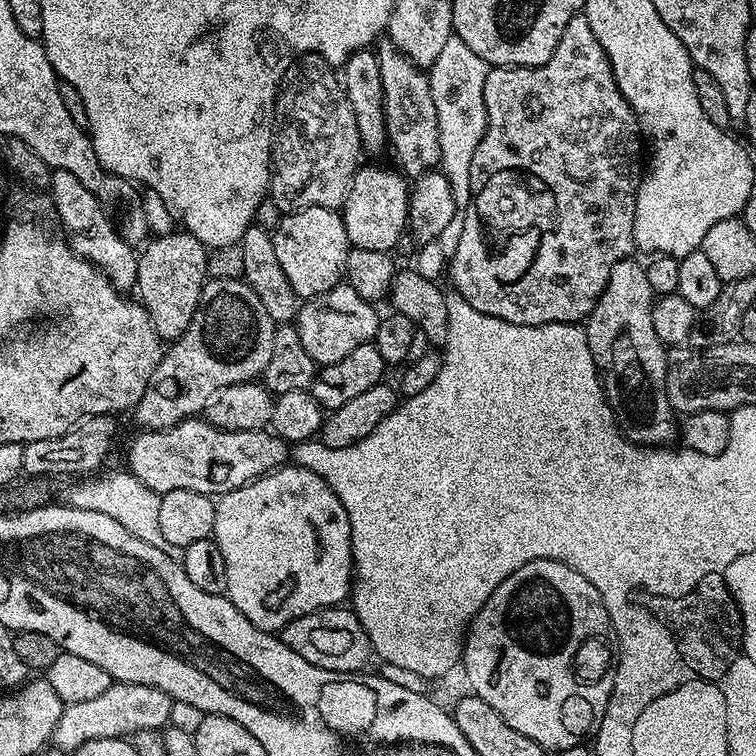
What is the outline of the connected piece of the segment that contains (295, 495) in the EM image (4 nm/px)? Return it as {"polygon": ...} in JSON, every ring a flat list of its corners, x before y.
{"polygon":[[277,468,223,493,216,500,211,539,216,541,226,564,224,592,228,601,264,632,279,633,296,616,340,606,349,599,354,579,350,518,334,490,309,468]]}

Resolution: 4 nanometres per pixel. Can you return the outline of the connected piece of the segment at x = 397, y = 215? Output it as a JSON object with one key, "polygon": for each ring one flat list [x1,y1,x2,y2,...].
{"polygon":[[367,166,357,168,342,209,349,245,391,253,400,235,408,228,409,191,409,181,399,171]]}

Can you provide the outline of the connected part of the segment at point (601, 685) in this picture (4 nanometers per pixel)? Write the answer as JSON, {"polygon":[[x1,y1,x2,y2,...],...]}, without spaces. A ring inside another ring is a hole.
{"polygon":[[557,560,526,562,496,587,494,594,490,594,490,598,486,598,486,602,468,626,462,657,462,669,464,668,465,674,468,675,468,684,472,687,469,689,475,695,481,696,486,702,490,702,490,706,494,706,494,710,498,710,498,714,502,714,505,722,514,726,514,730,518,730,518,734,526,734,526,738,538,742,545,750,552,750,552,748,563,750,570,746,583,744,589,738,595,737,597,730,600,729,602,718,606,714,606,706,612,697,617,663,618,637,610,622,610,614,606,614,606,606,602,602,598,590,593,584,586,582,586,578,582,578,582,574,578,574,578,570,574,570]]}

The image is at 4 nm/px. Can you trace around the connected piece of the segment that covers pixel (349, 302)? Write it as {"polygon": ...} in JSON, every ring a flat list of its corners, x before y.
{"polygon":[[341,282,324,296,305,299,297,307,294,327,315,364,323,366,342,362,350,350,358,350,358,346,375,341,382,319,376,308,373,301,363,300,347,282]]}

